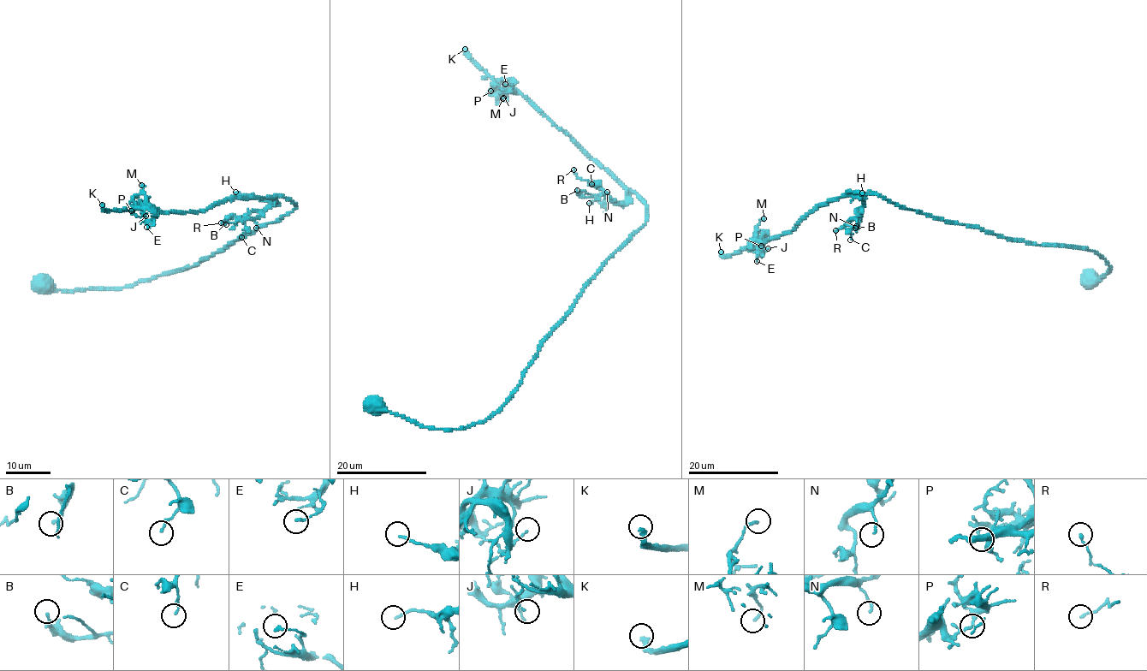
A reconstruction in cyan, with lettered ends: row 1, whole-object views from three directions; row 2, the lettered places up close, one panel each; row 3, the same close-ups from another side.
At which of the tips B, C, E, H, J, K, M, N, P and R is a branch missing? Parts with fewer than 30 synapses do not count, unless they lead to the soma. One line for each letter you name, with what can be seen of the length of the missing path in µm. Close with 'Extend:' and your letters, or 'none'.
K: 100 µm
Extend: K

